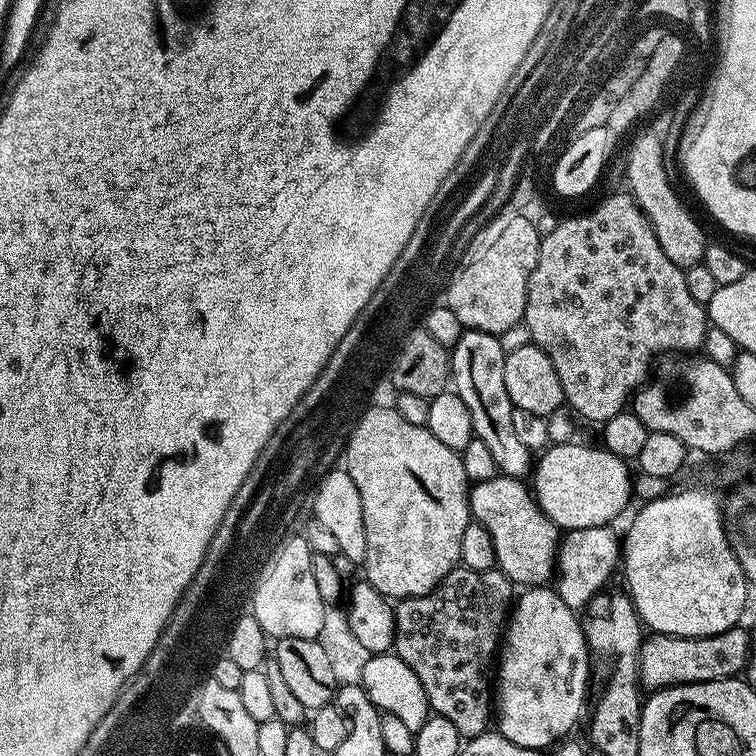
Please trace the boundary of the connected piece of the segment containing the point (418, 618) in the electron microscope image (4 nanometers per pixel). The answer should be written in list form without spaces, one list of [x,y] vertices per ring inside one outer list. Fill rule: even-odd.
[[[457,566],[432,592],[395,605],[394,654],[418,674],[429,709],[447,718],[462,738],[489,731],[494,716],[494,661],[513,604],[514,585],[499,568],[470,570]]]

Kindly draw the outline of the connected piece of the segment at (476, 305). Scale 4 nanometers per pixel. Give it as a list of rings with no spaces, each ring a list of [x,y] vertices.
[[[519,210],[513,212],[510,217],[495,216],[459,257],[460,265],[457,266],[456,273],[448,284],[446,306],[454,310],[454,318],[458,318],[458,322],[464,329],[501,336],[504,331],[523,321],[528,301],[530,274],[538,262],[538,250],[542,239],[533,221],[523,214],[524,212]]]

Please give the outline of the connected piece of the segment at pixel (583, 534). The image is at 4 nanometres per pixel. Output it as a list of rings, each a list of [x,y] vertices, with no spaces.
[[[611,527],[583,528],[573,532],[565,531],[558,544],[556,571],[554,573],[554,591],[573,610],[583,610],[598,592],[605,591],[612,571],[617,571],[622,560],[622,544],[612,533]]]

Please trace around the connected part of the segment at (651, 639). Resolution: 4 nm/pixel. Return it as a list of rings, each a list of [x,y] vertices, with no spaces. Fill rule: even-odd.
[[[737,626],[713,636],[667,636],[661,632],[643,637],[640,645],[640,686],[644,690],[672,688],[676,684],[697,684],[711,680],[736,678],[747,669],[750,637]]]

